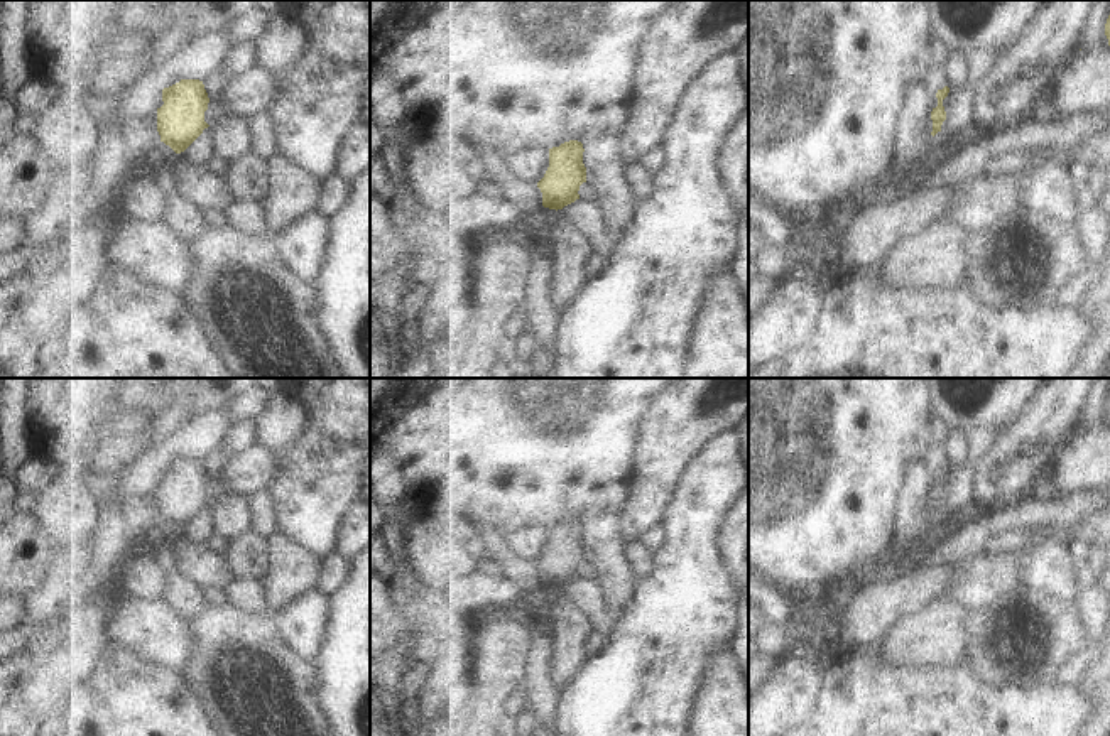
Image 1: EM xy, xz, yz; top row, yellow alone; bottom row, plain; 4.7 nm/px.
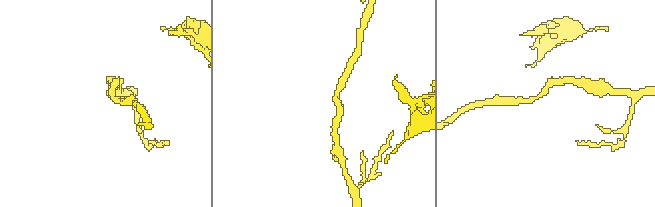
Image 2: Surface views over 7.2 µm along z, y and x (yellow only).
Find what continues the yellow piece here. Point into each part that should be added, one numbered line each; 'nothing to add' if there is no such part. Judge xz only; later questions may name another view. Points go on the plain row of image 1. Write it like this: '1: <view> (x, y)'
nothing to add

